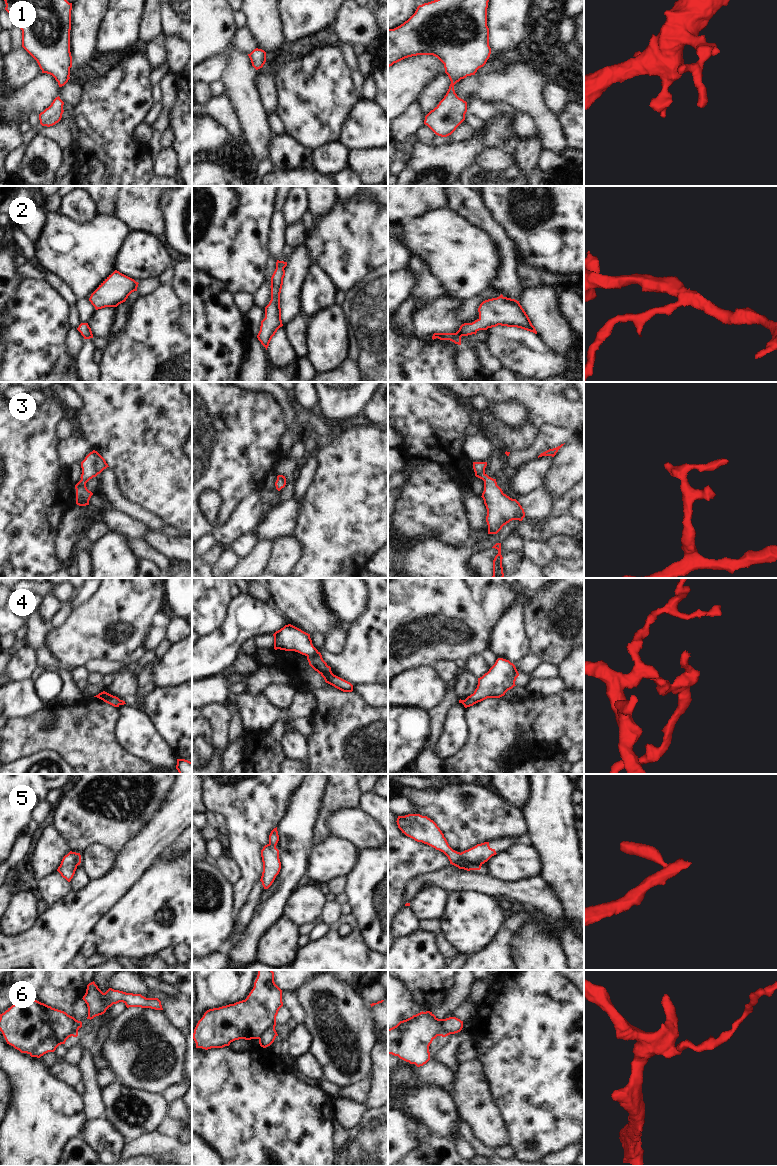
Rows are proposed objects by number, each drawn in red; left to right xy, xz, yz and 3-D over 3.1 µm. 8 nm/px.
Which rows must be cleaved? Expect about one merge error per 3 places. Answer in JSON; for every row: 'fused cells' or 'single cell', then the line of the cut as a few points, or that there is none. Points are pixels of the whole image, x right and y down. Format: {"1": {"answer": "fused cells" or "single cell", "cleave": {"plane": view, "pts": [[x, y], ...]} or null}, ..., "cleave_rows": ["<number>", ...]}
{"1": {"answer": "single cell", "cleave": null}, "2": {"answer": "single cell", "cleave": null}, "3": {"answer": "single cell", "cleave": null}, "4": {"answer": "fused cells", "cleave": {"plane": "xz", "pts": [[317, 651], [307, 657]]}}, "5": {"answer": "fused cells", "cleave": {"plane": "yz", "pts": [[461, 853], [461, 858], [451, 863]]}}, "6": {"answer": "fused cells", "cleave": {"plane": "xz", "pts": [[274, 1025], [266, 1029], [257, 1038]]}}, "cleave_rows": ["4", "5", "6"]}

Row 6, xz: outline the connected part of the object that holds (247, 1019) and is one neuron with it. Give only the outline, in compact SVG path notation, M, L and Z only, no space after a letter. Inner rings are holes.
M258 970L254 987L245 1000L207 1010L198 1021L192 1038L196 1048L223 1048L239 1039L258 1039L263 1032L276 1026L276 1016L283 1006L282 990L274 982L272 970Z

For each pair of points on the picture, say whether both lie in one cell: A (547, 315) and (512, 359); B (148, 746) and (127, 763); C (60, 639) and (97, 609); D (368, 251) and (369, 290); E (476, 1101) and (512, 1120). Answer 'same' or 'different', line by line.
A: different
B: different
C: same
D: different
E: different

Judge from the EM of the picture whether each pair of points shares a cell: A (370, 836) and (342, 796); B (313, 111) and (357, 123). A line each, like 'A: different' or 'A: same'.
A: different
B: different

